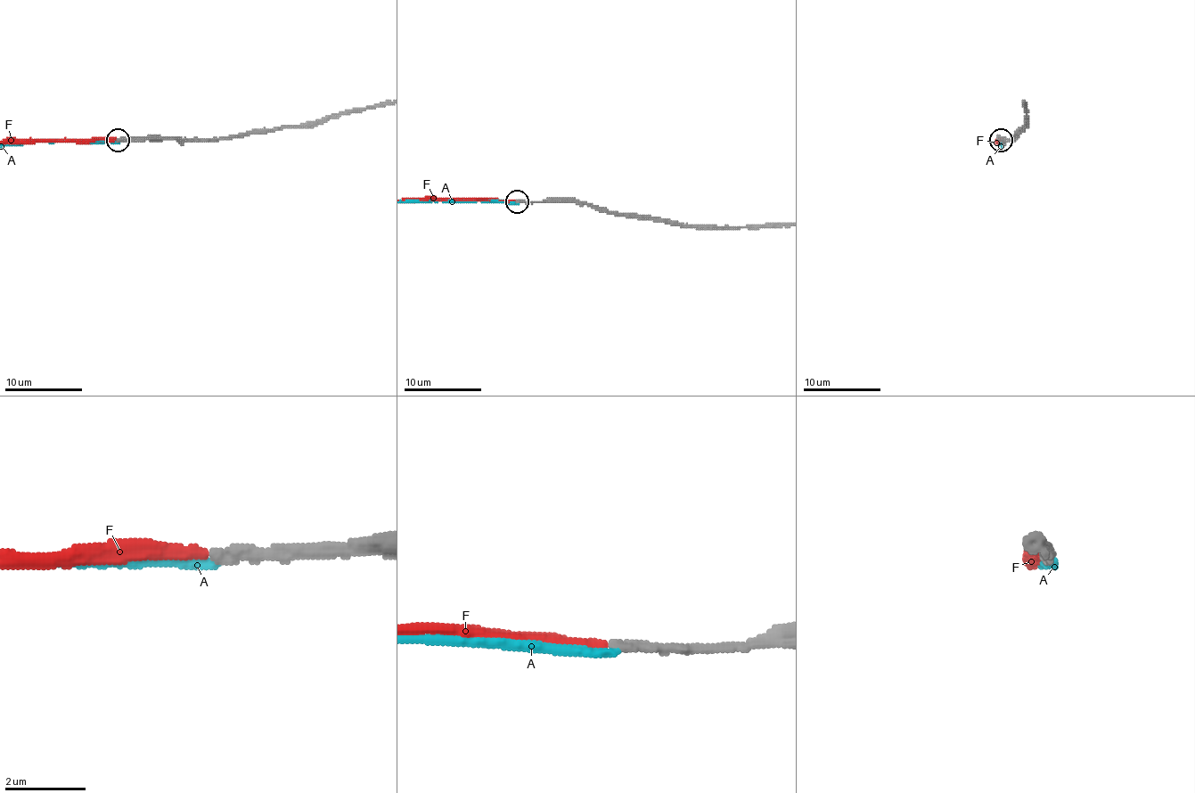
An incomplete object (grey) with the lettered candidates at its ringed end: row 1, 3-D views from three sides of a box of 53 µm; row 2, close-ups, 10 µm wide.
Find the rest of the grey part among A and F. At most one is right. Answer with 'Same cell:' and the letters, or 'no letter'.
Same cell: F

